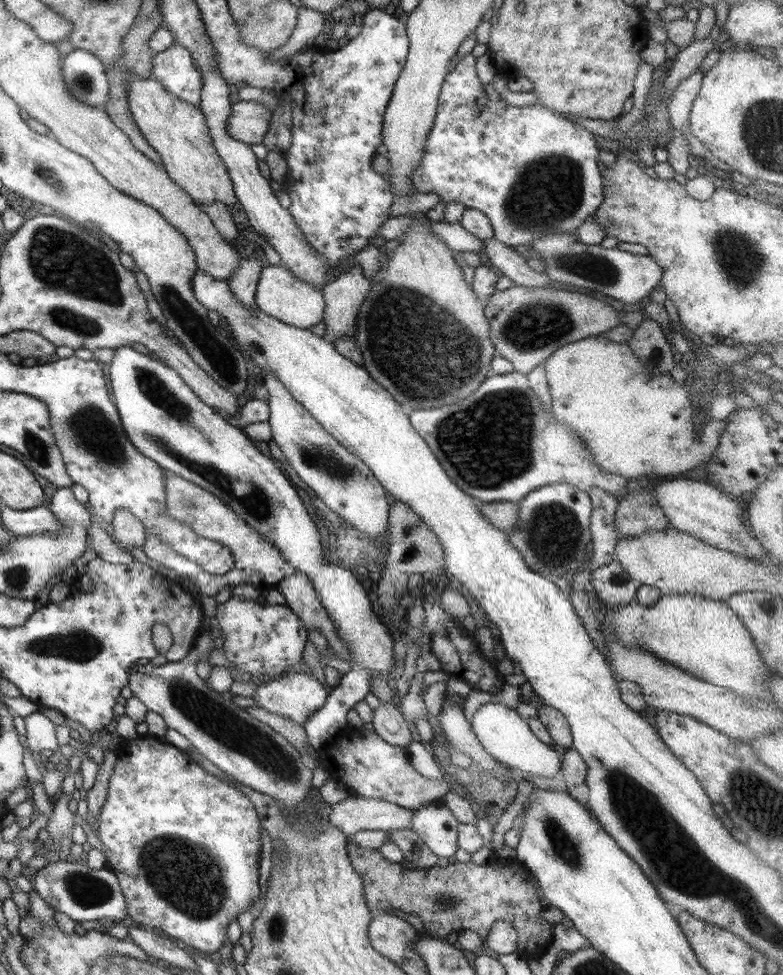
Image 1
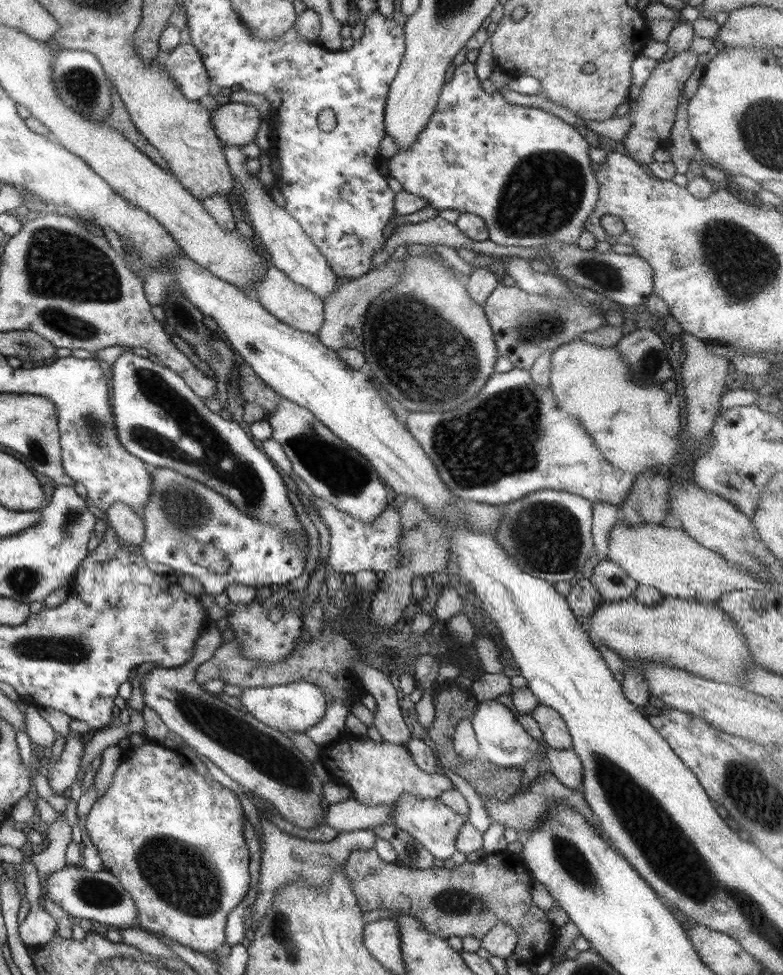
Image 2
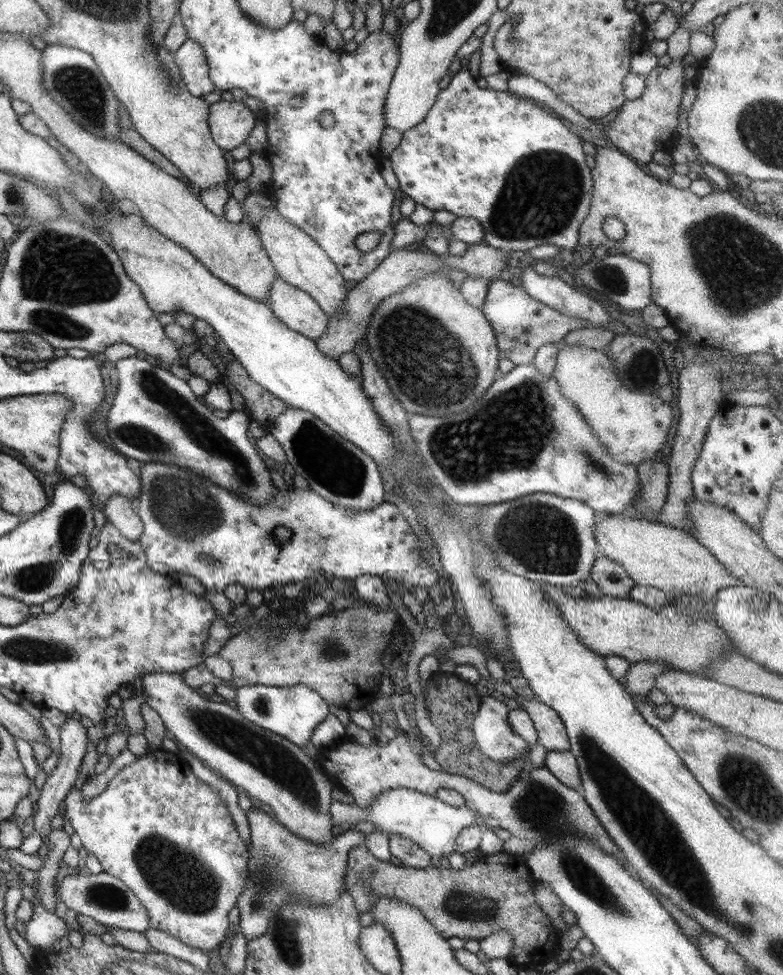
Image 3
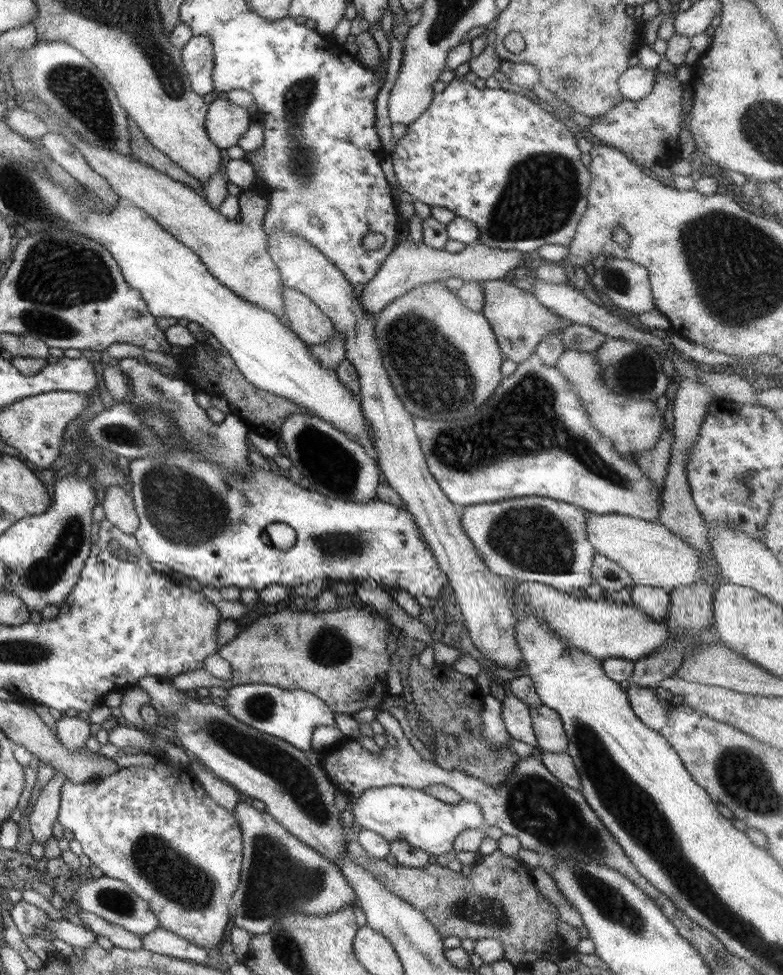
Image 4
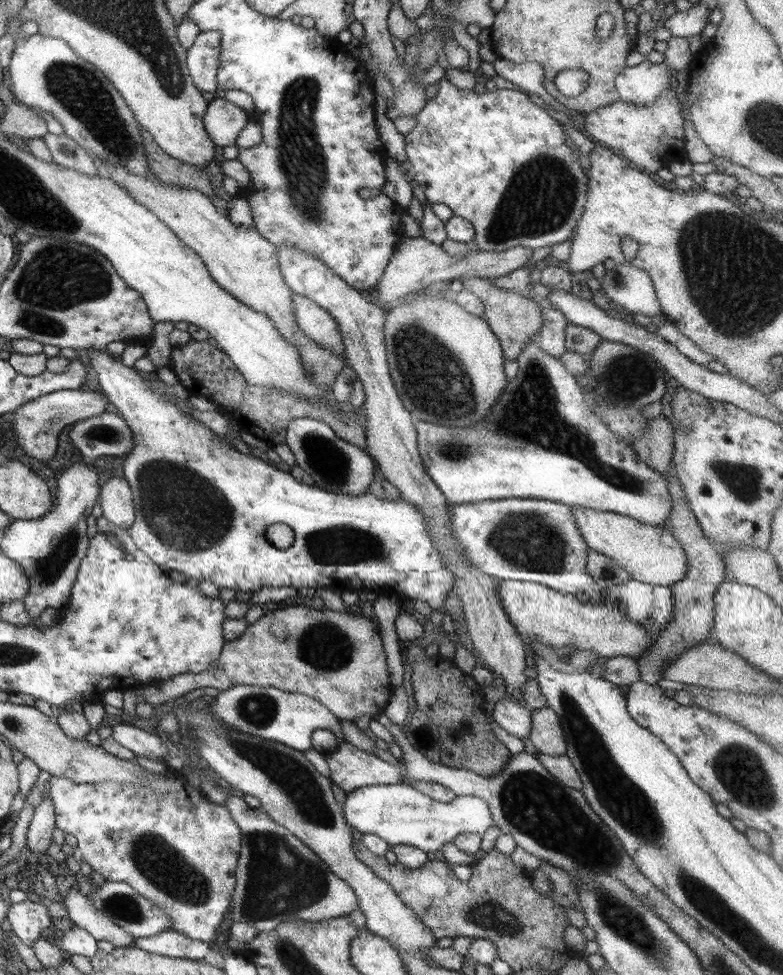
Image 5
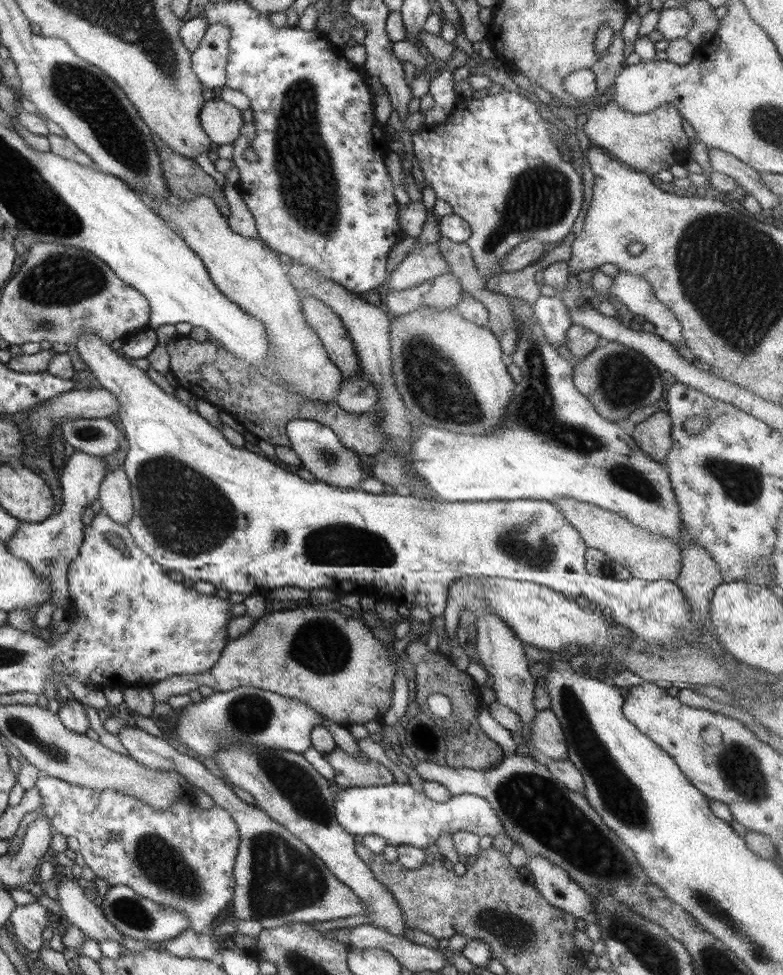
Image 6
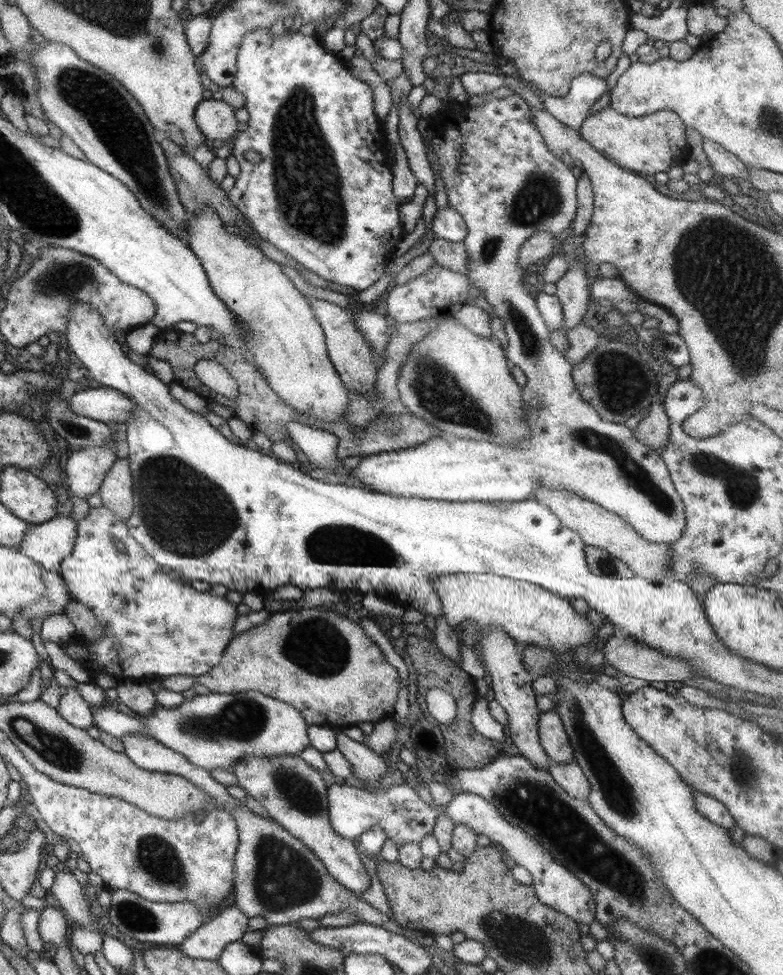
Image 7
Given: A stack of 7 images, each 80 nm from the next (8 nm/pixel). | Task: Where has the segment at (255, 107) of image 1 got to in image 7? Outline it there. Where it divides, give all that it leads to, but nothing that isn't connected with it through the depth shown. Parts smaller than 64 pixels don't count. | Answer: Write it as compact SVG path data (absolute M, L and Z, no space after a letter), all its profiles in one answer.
M201 100L193 111L193 118L199 132L209 140L219 139L225 142L238 134L237 121L233 107L221 100Z

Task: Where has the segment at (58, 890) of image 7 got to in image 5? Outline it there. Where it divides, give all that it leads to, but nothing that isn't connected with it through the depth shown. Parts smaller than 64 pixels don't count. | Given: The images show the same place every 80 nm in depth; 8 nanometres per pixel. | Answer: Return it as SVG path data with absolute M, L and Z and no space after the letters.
M72 887L67 890L62 904L64 904L64 909L67 912L67 918L71 920L74 926L82 928L96 942L106 940L114 947L121 948L132 946L132 936L119 928L115 921L107 918L93 907L88 898L81 894L78 888Z

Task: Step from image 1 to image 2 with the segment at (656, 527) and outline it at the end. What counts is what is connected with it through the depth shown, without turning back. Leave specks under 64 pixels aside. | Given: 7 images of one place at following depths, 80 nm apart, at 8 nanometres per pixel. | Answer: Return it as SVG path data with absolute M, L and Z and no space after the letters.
M643 469L636 475L629 495L620 508L624 514L623 524L661 525L668 512L667 499L670 488L671 482L658 470Z

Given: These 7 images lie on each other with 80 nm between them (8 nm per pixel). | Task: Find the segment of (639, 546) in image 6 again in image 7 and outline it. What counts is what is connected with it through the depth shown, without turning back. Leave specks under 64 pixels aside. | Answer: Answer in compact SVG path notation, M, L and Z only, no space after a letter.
M539 487L533 497L537 503L547 507L551 515L559 519L563 527L575 532L583 546L603 549L616 560L623 562L634 576L659 579L668 576L670 550L669 545L649 543L637 535L622 518L600 508L597 504L583 500L565 489Z

